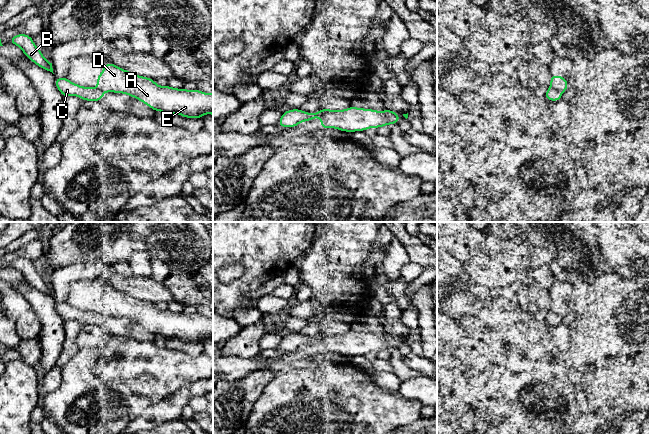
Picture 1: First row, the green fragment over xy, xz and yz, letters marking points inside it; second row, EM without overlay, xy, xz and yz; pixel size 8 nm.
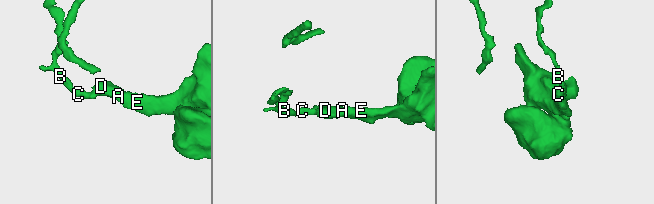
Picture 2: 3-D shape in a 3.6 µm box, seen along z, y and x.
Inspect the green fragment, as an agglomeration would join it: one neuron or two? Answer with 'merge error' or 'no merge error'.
merge error

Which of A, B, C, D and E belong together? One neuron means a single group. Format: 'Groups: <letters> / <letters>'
Groups: A D E / B C

